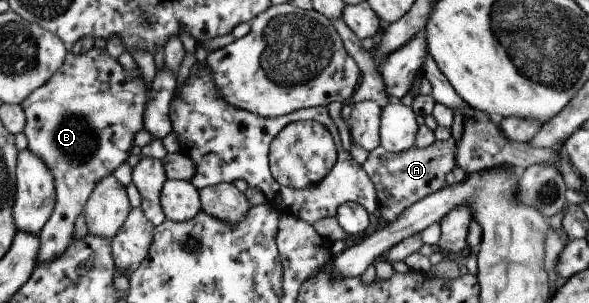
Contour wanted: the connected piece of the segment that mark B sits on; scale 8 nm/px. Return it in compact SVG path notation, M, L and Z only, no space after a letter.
M94 47L92 51L82 55L74 55L70 51L66 63L55 77L21 104L27 118L24 133L28 137L29 149L38 157L42 157L44 163L50 167L55 177L57 191L54 214L40 235L37 267L52 263L68 250L75 240L76 221L85 213L96 185L113 175L112 173L116 173L116 169L126 163L126 159L130 157L136 135L145 129L144 111L154 86L154 84L148 85L142 77L128 77L118 59L114 59L108 51Z

